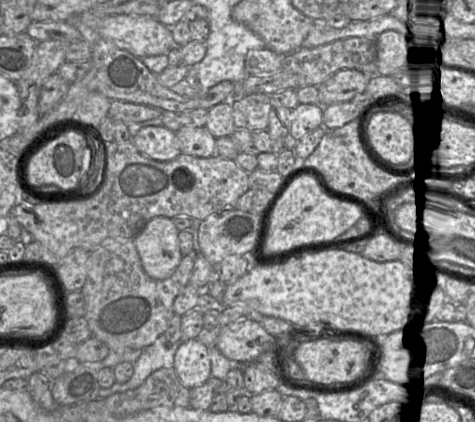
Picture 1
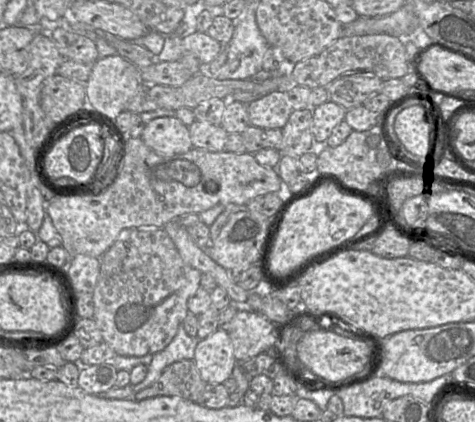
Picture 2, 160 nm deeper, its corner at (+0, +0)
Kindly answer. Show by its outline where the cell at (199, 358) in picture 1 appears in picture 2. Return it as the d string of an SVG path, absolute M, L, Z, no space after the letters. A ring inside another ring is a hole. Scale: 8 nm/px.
M217 330L199 339L193 361L201 378L208 384L223 384L232 377L237 360L227 331Z

